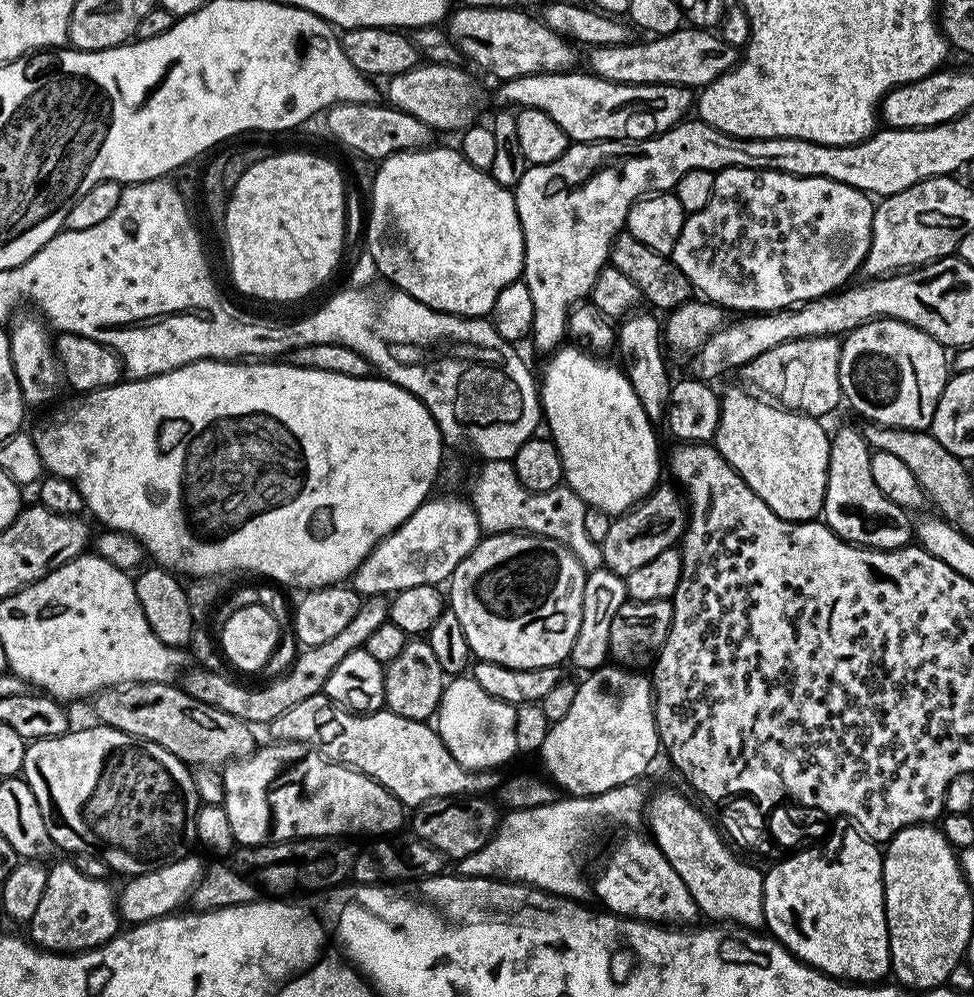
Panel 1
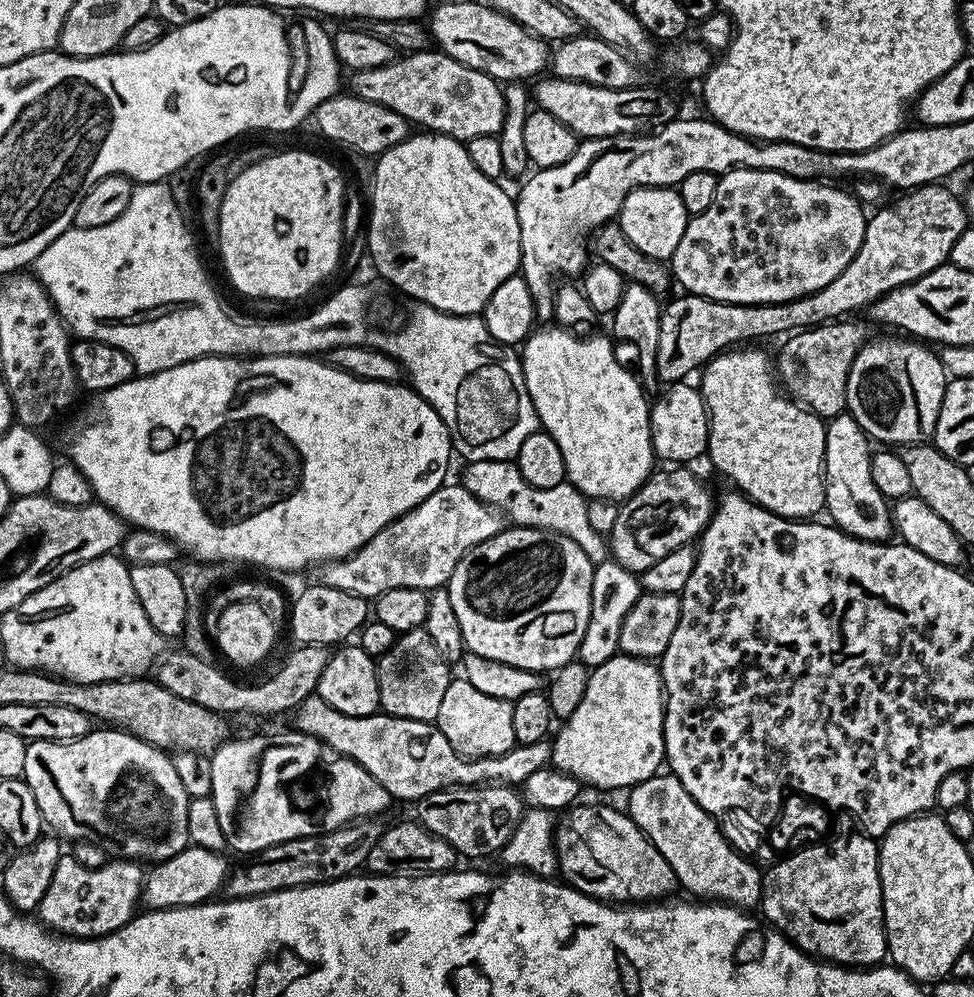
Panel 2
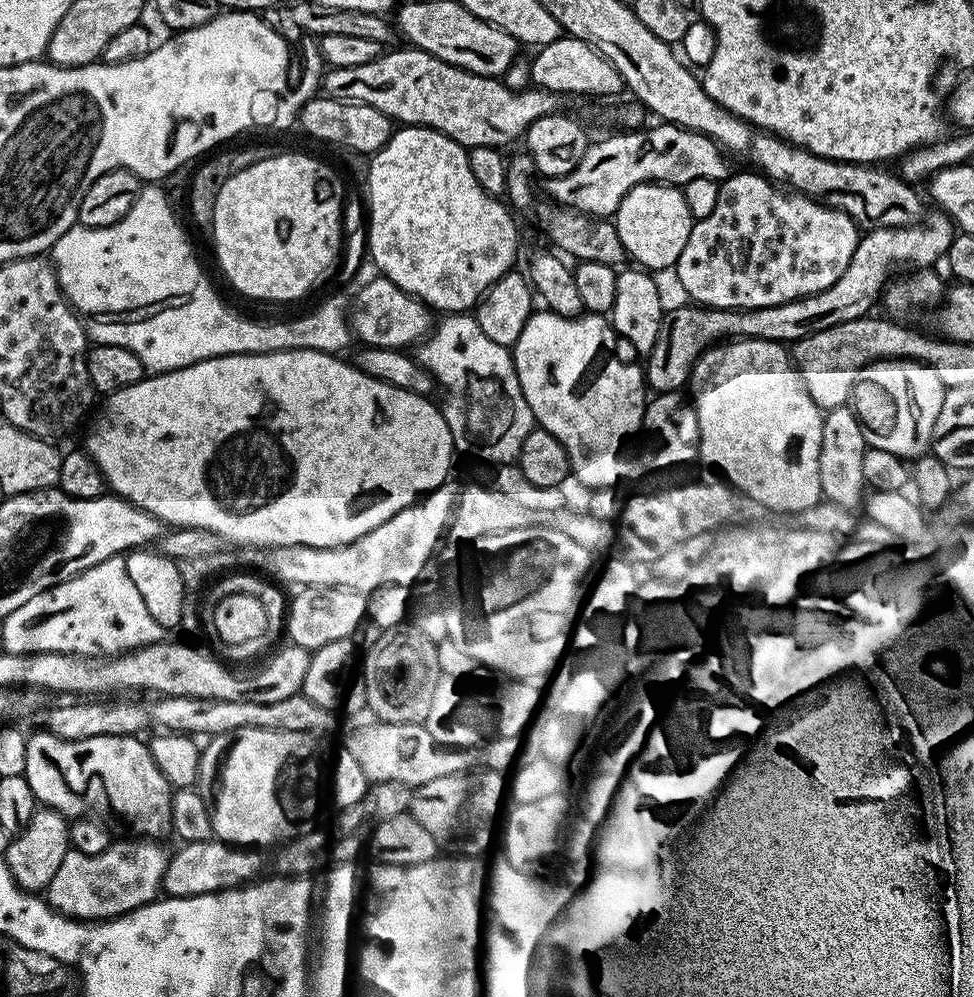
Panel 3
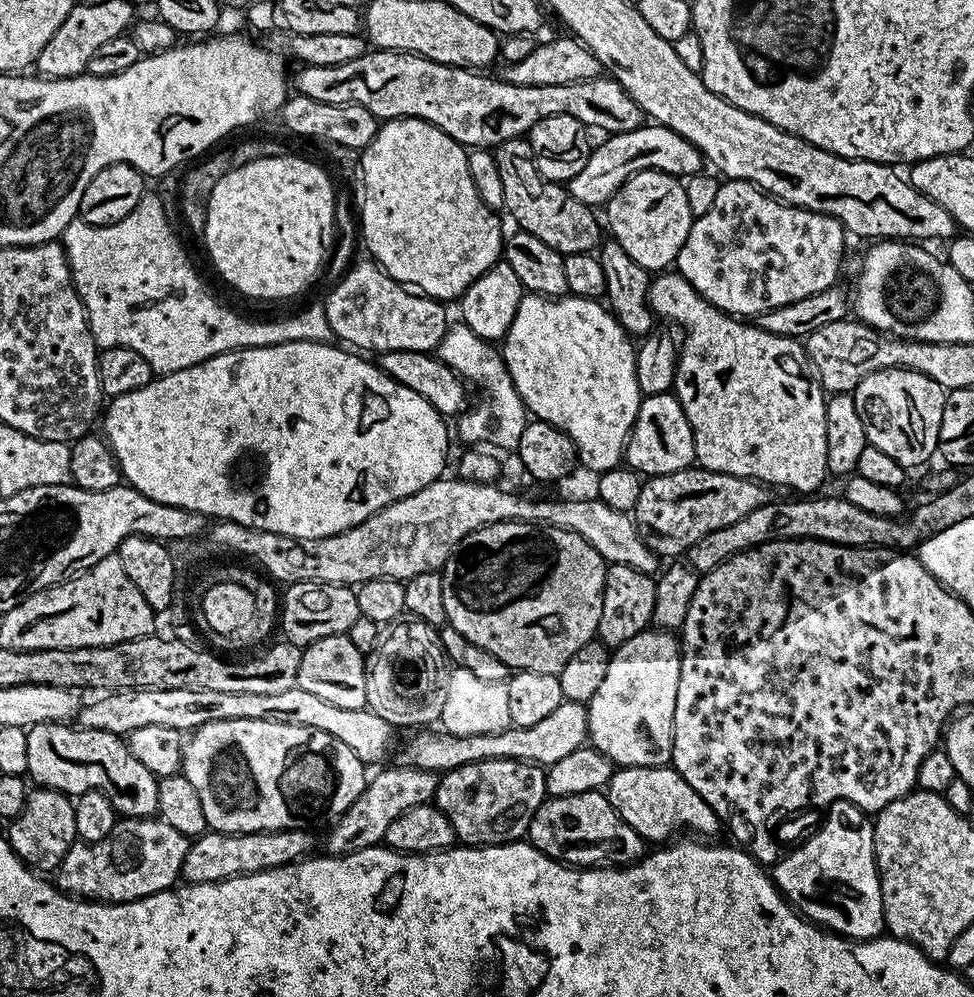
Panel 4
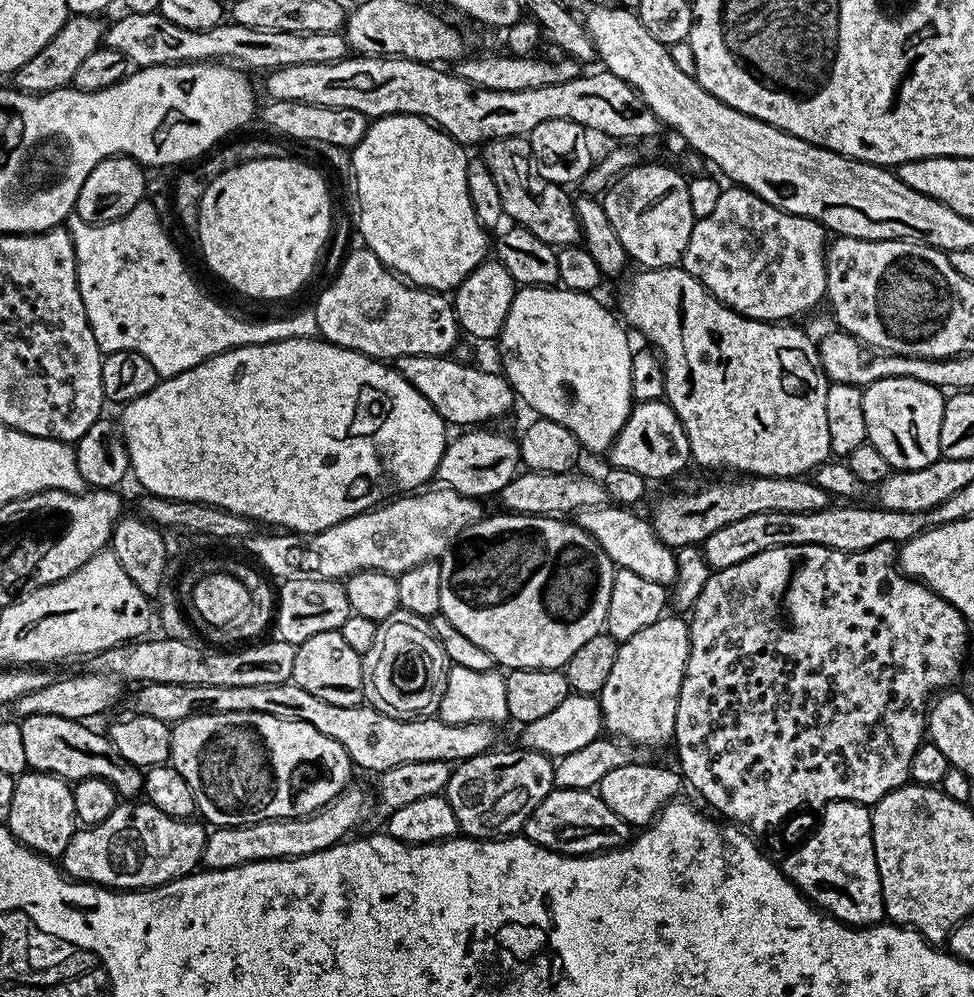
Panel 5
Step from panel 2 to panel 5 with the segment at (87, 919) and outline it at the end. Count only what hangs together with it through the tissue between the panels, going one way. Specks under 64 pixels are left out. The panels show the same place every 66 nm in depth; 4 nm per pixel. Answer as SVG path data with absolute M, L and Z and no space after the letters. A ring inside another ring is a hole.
M140 802L117 803L114 814L110 814L106 822L81 827L74 833L70 838L70 846L66 846L64 853L58 857L59 867L69 880L97 884L100 888L111 888L117 892L139 892L191 876L201 867L204 843L208 840L208 832L203 823L196 824L195 819L176 820L170 814L162 814L162 810L152 804L136 803Z

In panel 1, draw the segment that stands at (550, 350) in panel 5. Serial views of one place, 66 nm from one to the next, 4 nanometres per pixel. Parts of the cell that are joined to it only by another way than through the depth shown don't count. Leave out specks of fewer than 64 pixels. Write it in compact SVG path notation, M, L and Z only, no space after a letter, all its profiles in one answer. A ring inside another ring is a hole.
M561 346L545 360L548 361L544 364L544 373L538 376L538 395L543 423L552 431L550 439L562 458L563 483L572 488L587 507L597 508L615 518L633 504L640 503L661 483L660 444L652 429L654 421L643 410L627 375L607 364L607 359L597 358L581 347Z

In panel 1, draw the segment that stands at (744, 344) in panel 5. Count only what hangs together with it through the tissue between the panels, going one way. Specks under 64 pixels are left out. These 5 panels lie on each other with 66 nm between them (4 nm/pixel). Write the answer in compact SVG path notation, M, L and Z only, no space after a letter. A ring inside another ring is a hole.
M743 387L740 388L732 388L728 393L723 393L714 447L744 479L746 486L750 486L750 490L754 490L754 494L758 494L758 498L762 498L762 502L766 502L766 506L774 510L774 514L784 520L815 521L823 513L824 495L828 485L828 455L832 445L829 429L824 429L820 425L823 423L815 416L781 408Z

